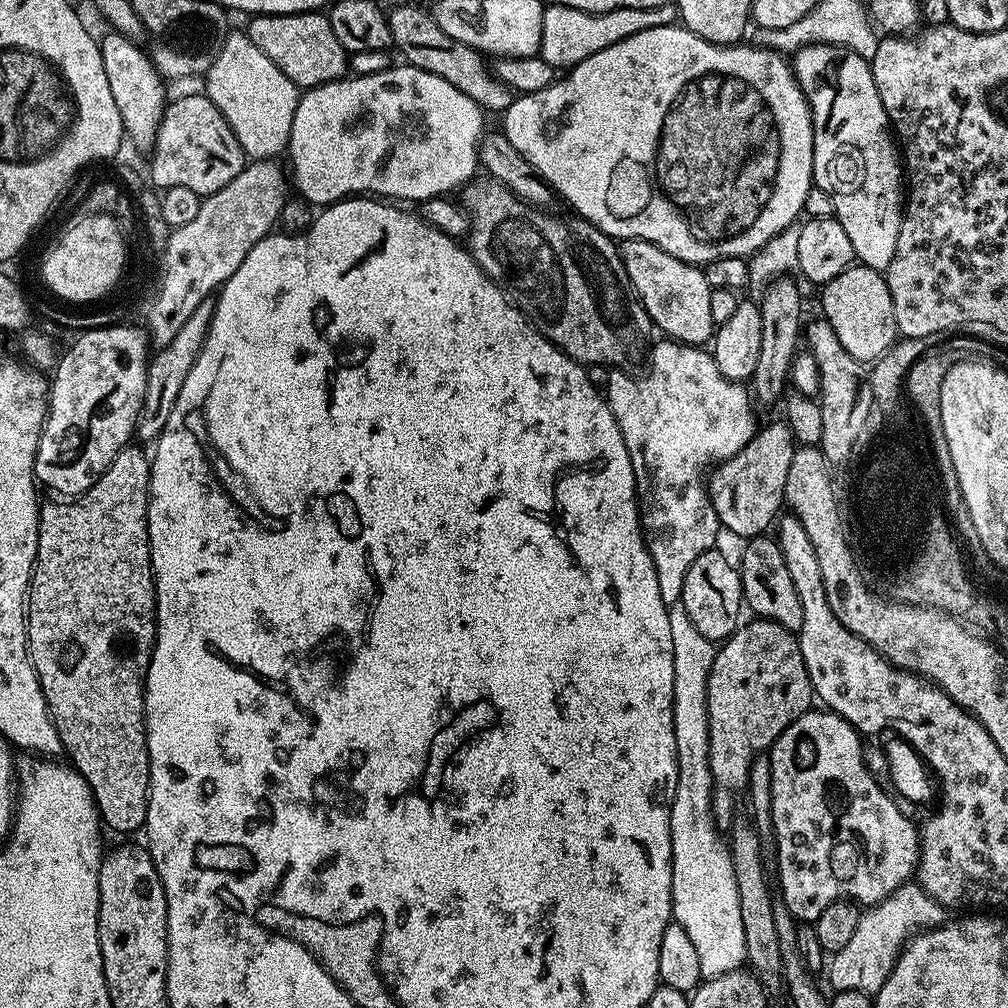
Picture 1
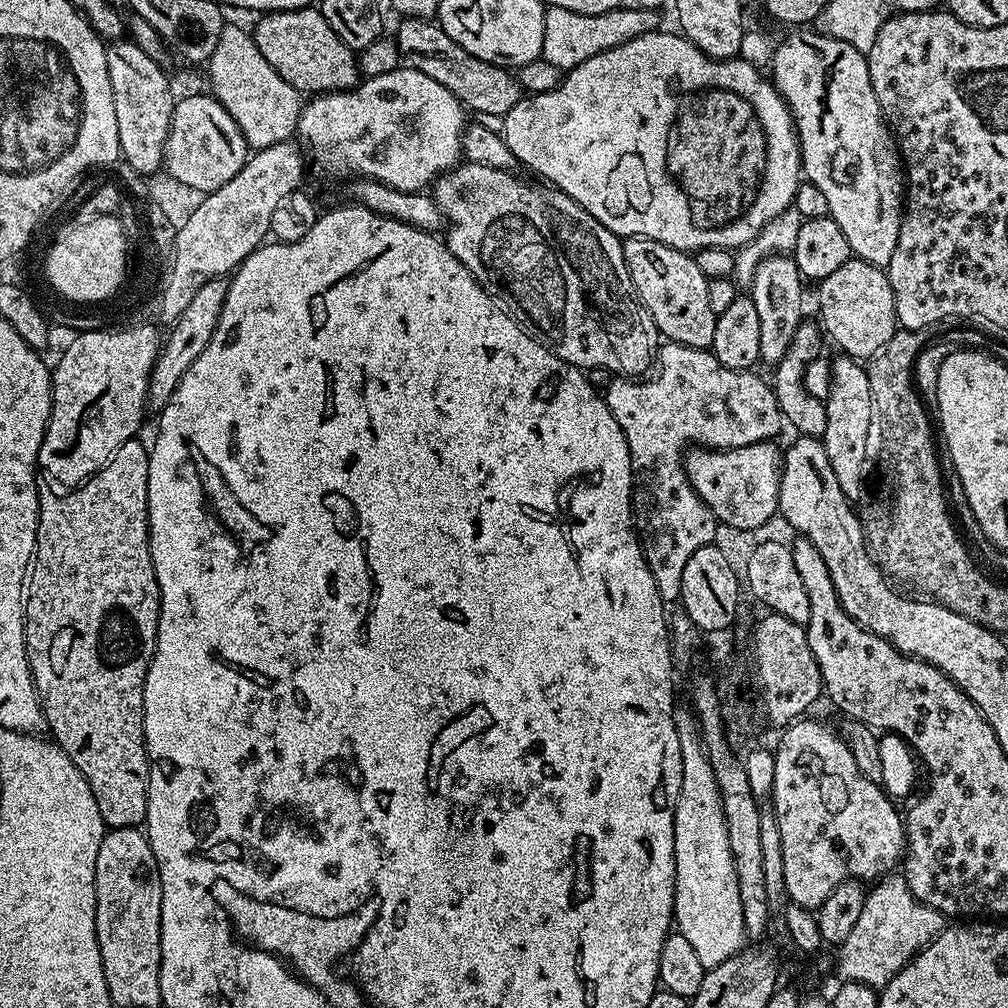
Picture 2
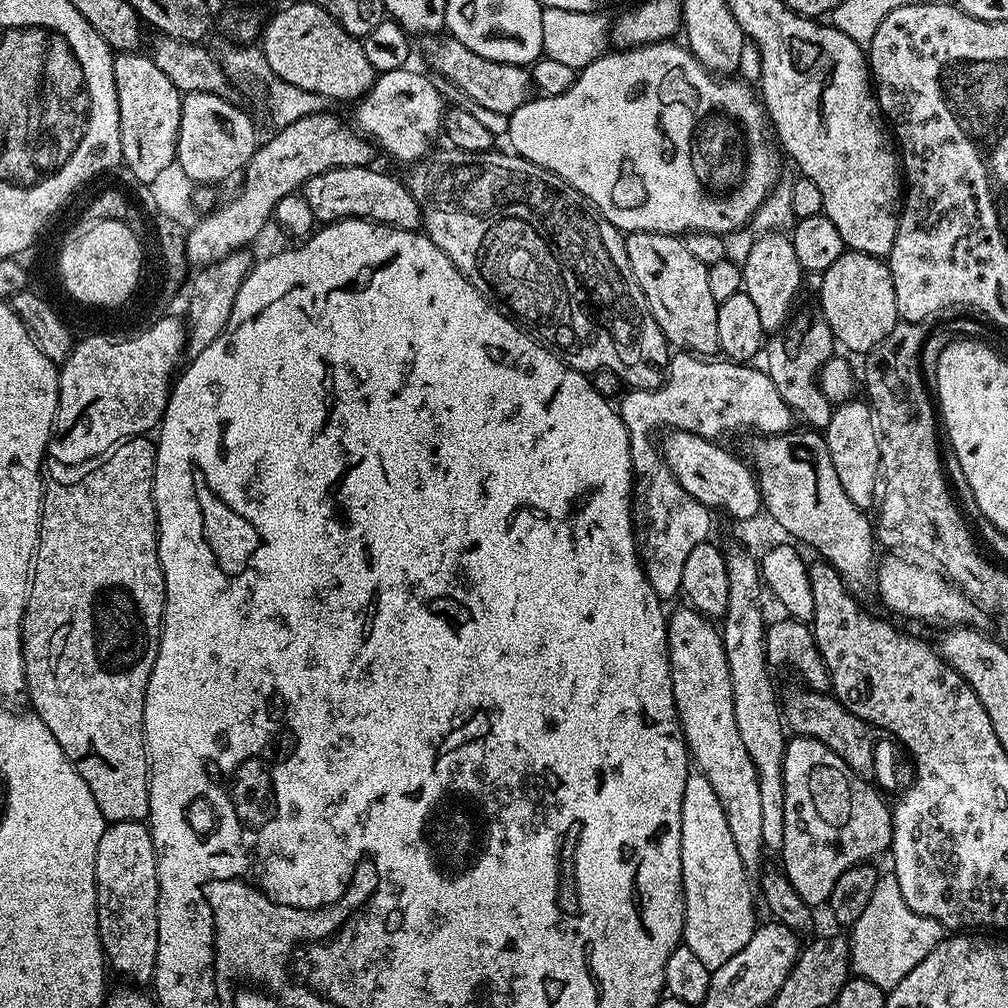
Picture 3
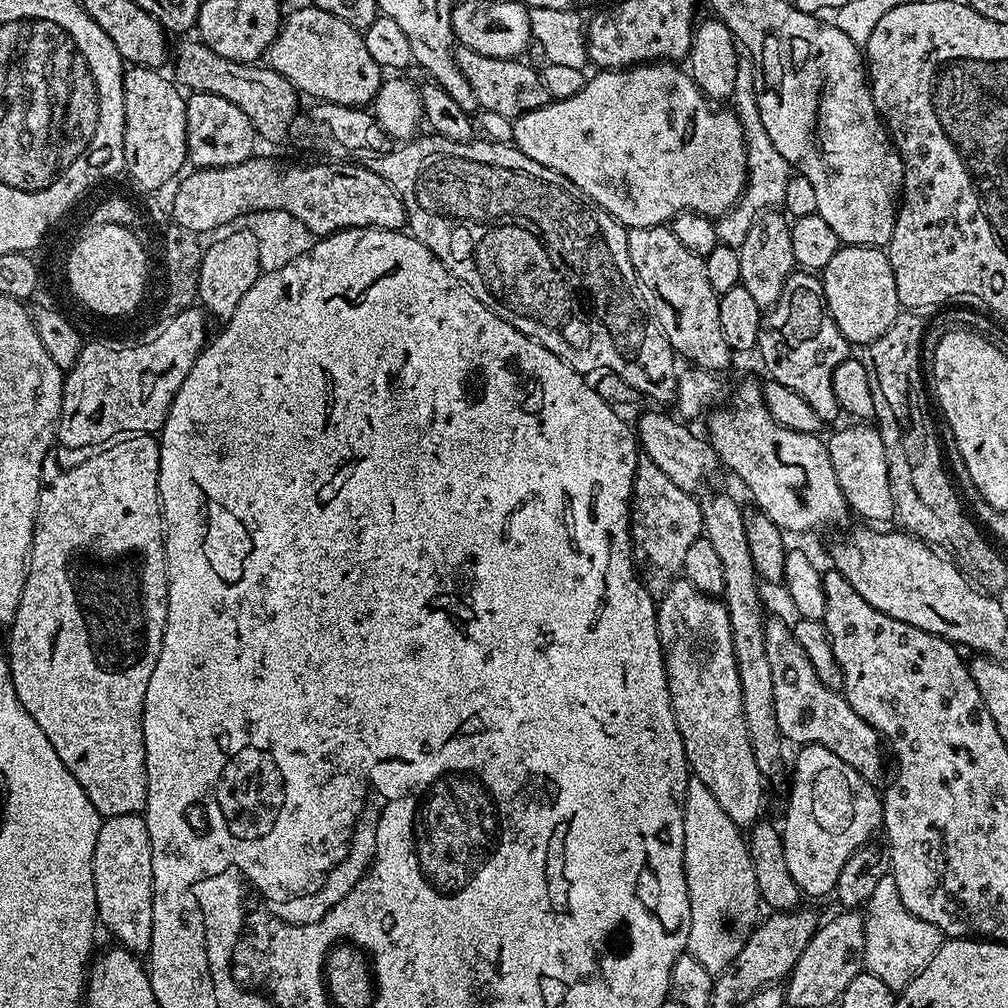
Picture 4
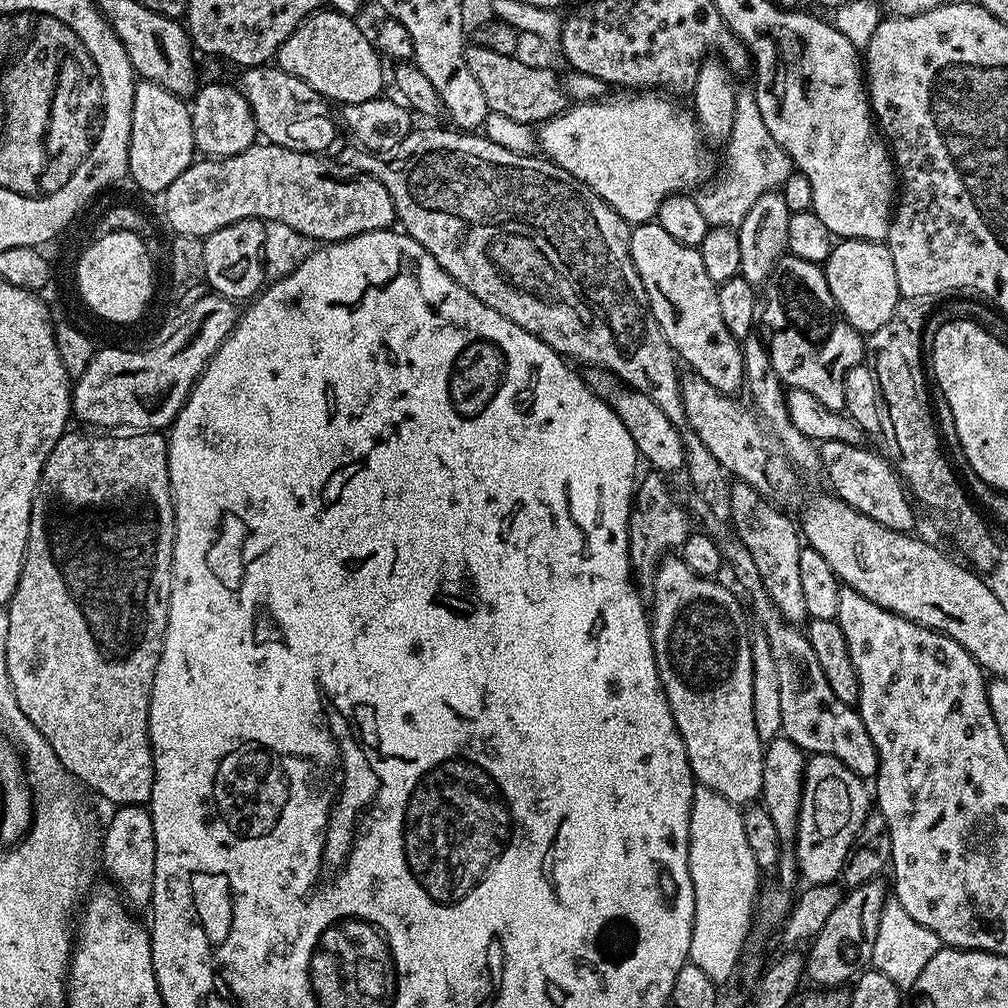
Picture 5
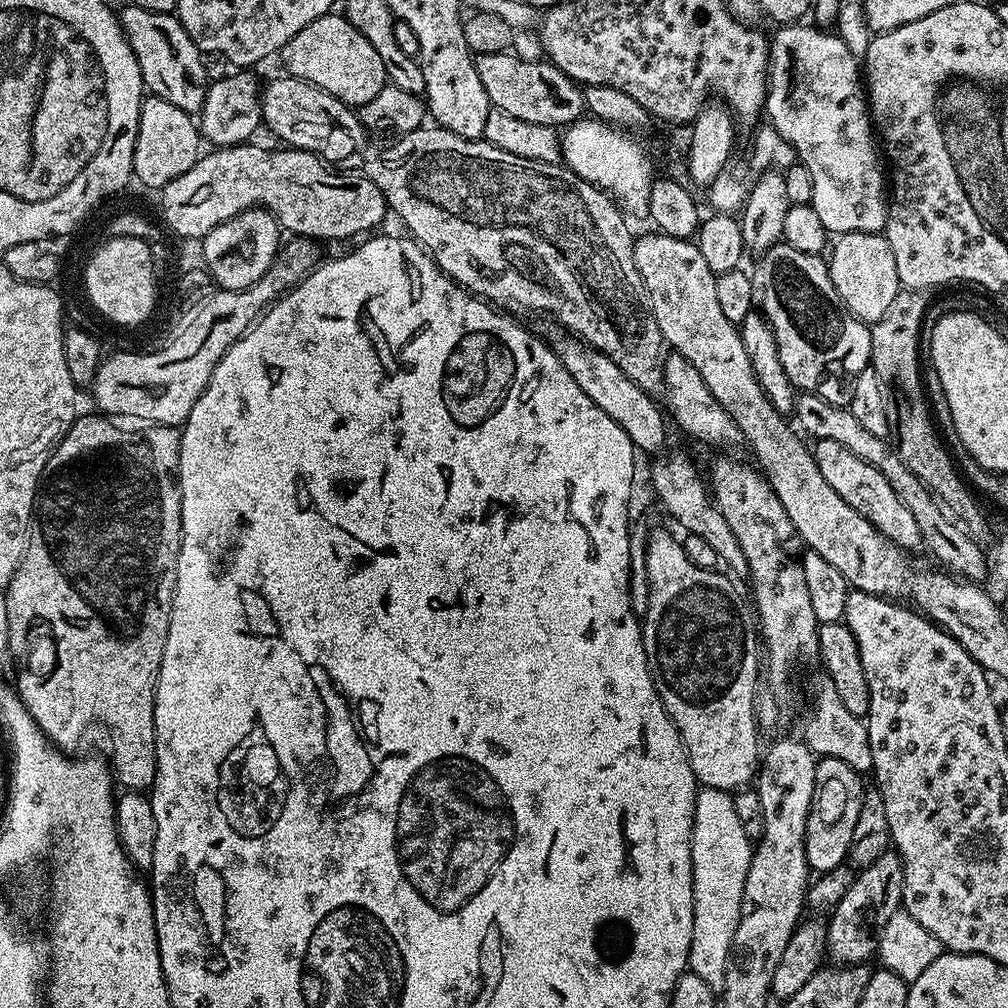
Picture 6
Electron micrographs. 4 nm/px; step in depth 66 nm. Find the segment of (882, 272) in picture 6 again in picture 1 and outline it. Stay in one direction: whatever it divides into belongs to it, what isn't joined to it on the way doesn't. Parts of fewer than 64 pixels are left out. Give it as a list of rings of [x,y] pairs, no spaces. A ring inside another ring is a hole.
[[[862,263],[849,266],[819,289],[820,308],[823,319],[834,326],[838,342],[854,354],[861,362],[875,362],[898,339],[894,302],[890,298],[888,281],[875,268],[867,268]]]

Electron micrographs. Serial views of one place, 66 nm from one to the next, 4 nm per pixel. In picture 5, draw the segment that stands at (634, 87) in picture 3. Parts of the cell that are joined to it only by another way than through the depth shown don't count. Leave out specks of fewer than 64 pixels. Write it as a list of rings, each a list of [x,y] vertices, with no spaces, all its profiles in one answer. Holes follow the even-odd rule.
[[[656,90],[617,92],[620,92],[617,96],[608,94],[586,104],[573,103],[562,115],[544,121],[538,128],[538,148],[553,164],[590,186],[598,198],[606,201],[629,225],[635,226],[651,221],[658,206],[668,197],[707,185],[717,175],[718,166],[716,170],[691,107],[684,105],[683,108],[676,101],[679,99]]]

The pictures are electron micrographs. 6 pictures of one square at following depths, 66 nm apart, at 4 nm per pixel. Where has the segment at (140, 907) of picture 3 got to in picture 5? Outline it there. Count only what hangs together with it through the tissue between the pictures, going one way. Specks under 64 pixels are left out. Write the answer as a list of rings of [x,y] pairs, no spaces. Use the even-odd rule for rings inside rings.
[[[121,804],[104,832],[104,868],[129,905],[151,905],[154,890],[154,822],[151,811],[139,804]]]

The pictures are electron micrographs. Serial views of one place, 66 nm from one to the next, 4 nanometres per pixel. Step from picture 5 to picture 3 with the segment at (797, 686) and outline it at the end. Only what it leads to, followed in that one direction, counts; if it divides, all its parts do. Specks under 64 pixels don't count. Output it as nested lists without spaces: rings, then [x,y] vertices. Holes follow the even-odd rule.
[[[802,688],[784,702],[784,720],[795,735],[812,737],[834,750],[856,774],[866,781],[874,776],[874,750],[876,734],[872,726],[845,708],[829,693],[813,692]]]

